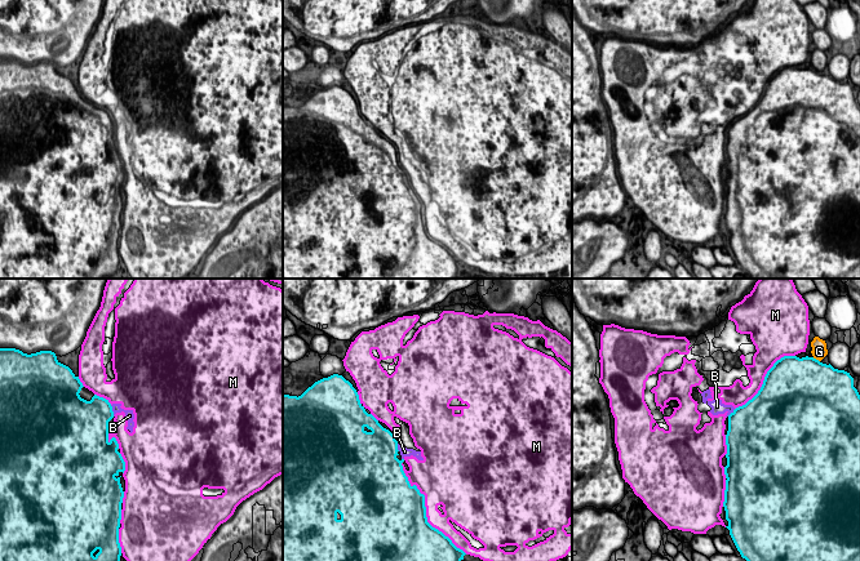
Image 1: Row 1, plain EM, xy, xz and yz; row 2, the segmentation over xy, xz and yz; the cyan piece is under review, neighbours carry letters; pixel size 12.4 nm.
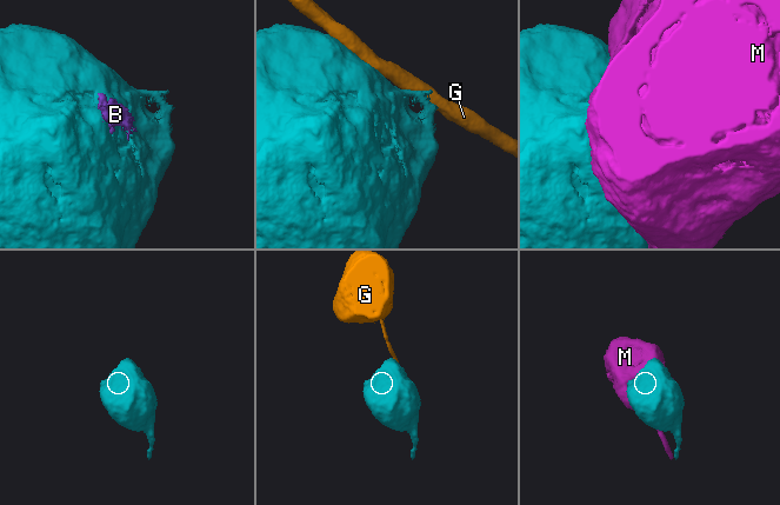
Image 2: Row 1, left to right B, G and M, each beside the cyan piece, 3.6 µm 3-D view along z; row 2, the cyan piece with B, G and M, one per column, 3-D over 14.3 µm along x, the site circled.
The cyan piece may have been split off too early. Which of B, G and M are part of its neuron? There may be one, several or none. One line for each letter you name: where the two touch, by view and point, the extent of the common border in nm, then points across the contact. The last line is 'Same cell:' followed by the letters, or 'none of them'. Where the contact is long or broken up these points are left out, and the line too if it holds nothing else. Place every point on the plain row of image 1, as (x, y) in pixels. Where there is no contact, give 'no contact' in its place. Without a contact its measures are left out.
B: meets cyan in xy at (111, 121); contact 150 nm long; runs through xy (93, 128), (100, 123), (111, 121), (124, 121), (129, 127)
Same cell: B

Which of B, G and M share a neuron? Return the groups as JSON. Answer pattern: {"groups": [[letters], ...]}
{"groups": [["B"], ["G"], ["M"]]}

